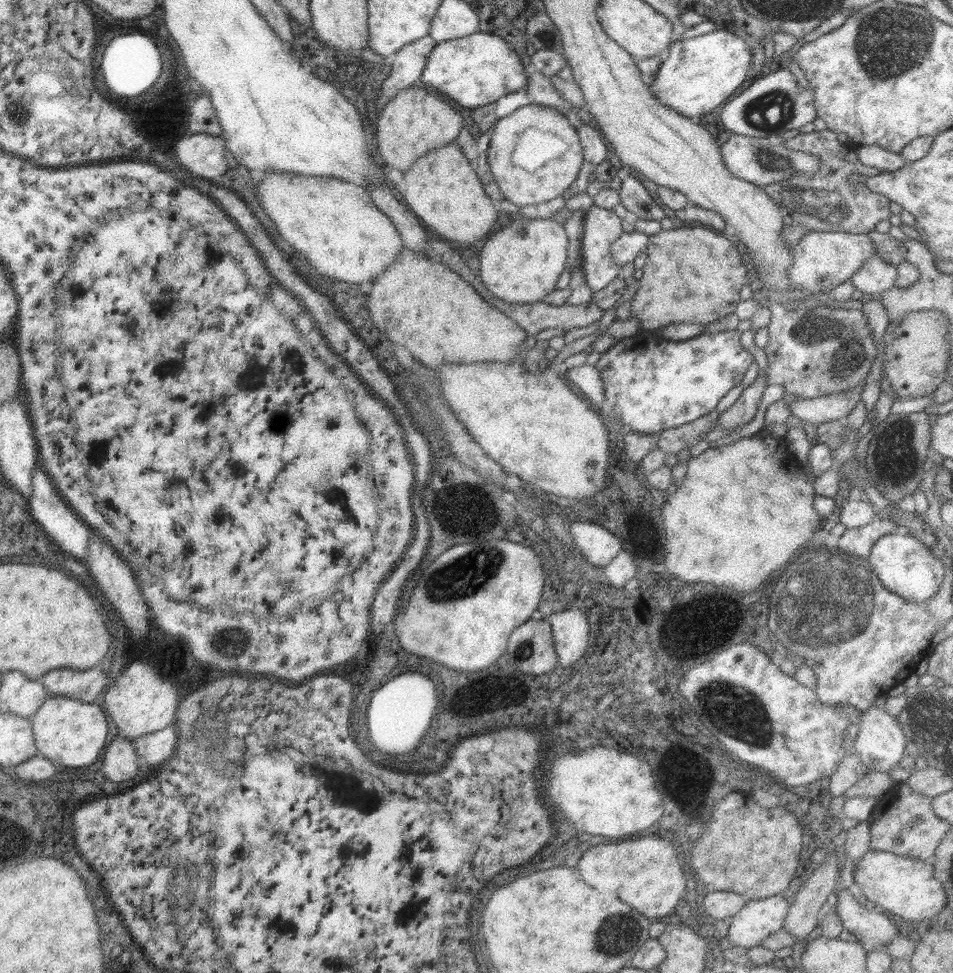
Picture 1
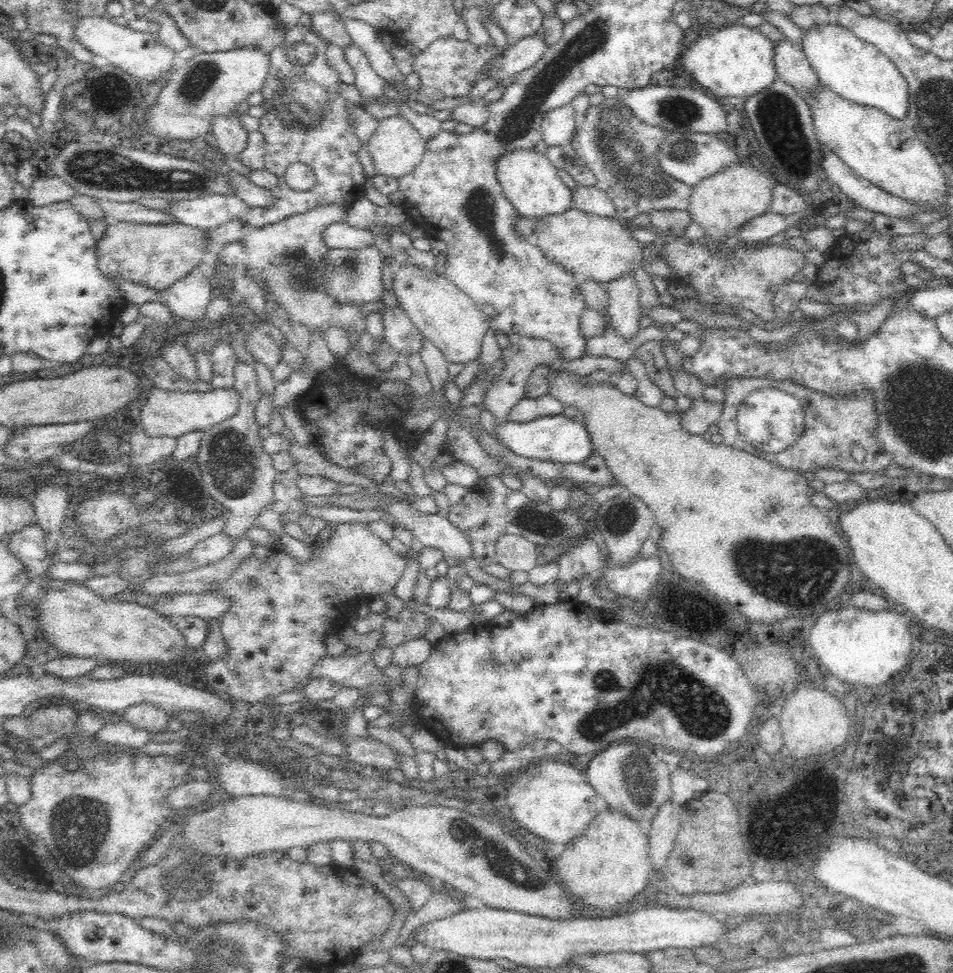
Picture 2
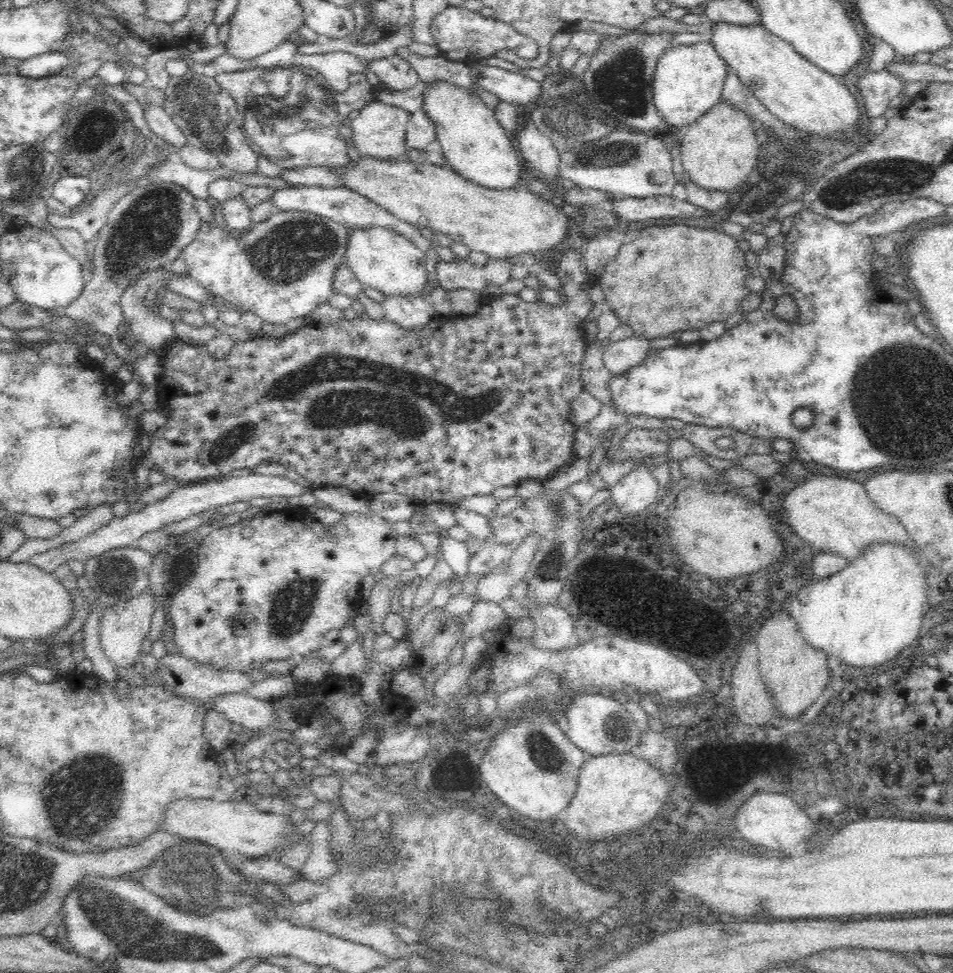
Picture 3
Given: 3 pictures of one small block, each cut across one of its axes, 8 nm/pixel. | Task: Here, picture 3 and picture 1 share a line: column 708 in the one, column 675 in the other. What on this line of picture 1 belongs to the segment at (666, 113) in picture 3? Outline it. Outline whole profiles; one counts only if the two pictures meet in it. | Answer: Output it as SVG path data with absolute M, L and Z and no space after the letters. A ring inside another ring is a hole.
M716 30L695 38L675 40L669 46L668 58L660 65L655 79L650 82L651 91L666 106L672 107L685 117L694 118L712 112L724 104L746 80L752 62L751 39L736 35L733 30Z

